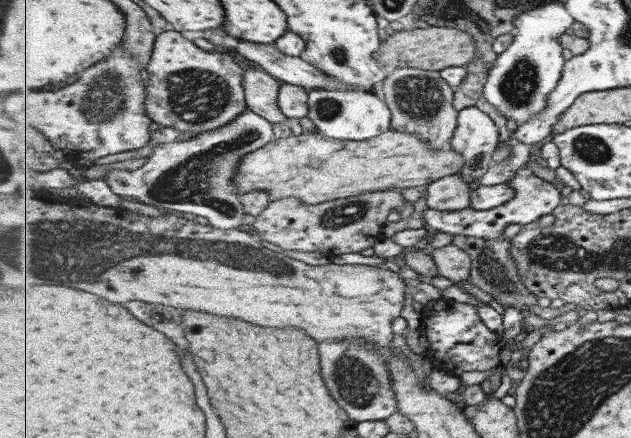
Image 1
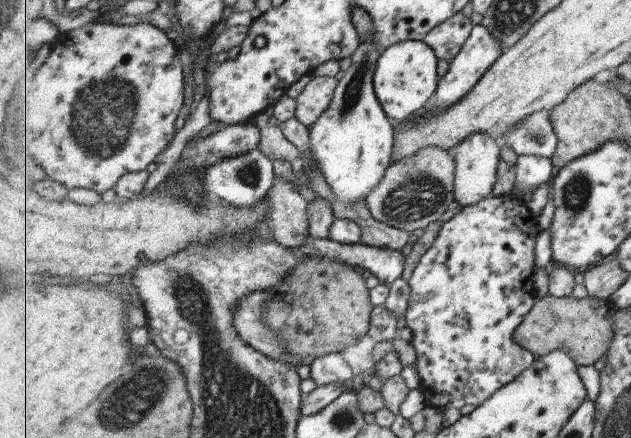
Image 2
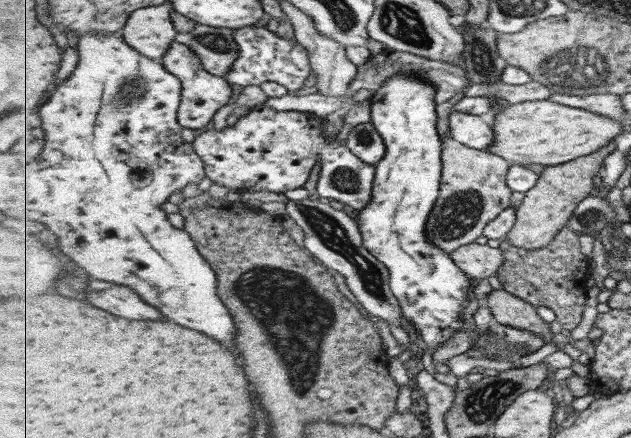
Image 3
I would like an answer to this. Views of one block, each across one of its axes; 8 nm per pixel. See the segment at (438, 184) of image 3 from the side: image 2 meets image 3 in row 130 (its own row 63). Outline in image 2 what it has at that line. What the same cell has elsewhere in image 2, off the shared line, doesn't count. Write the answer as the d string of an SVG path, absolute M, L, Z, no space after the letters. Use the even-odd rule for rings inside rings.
M408 40L383 51L374 76L374 87L391 118L405 121L431 103L440 83L437 64L437 53L425 41Z

